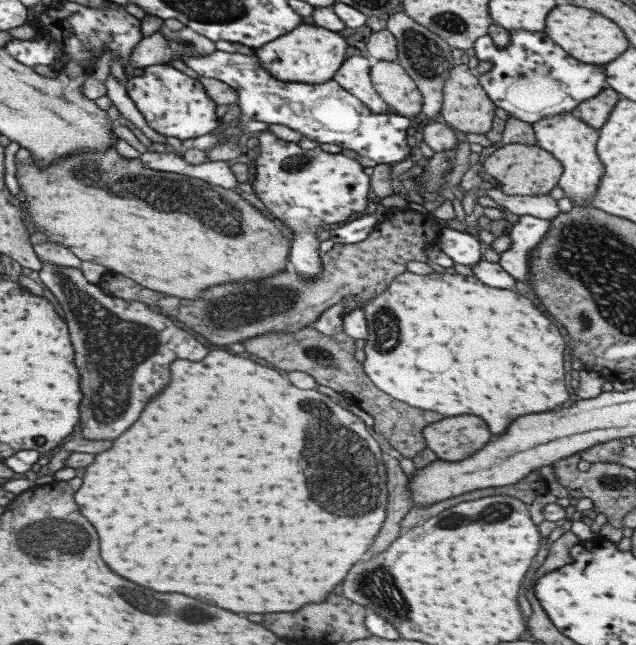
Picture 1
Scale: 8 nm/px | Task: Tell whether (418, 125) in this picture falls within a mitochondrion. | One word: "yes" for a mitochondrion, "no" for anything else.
no

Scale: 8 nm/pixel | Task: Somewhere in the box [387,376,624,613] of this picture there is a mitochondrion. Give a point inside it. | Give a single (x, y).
(480, 514)

